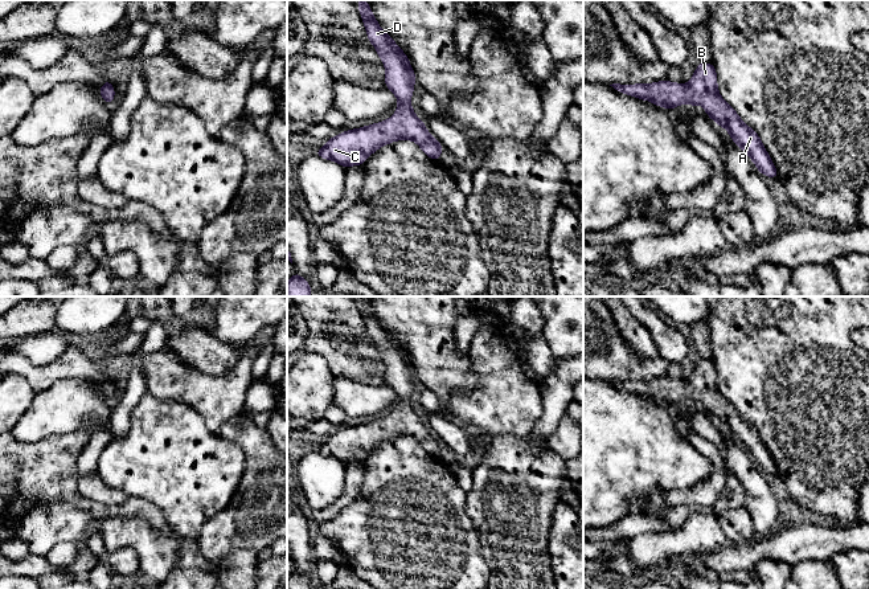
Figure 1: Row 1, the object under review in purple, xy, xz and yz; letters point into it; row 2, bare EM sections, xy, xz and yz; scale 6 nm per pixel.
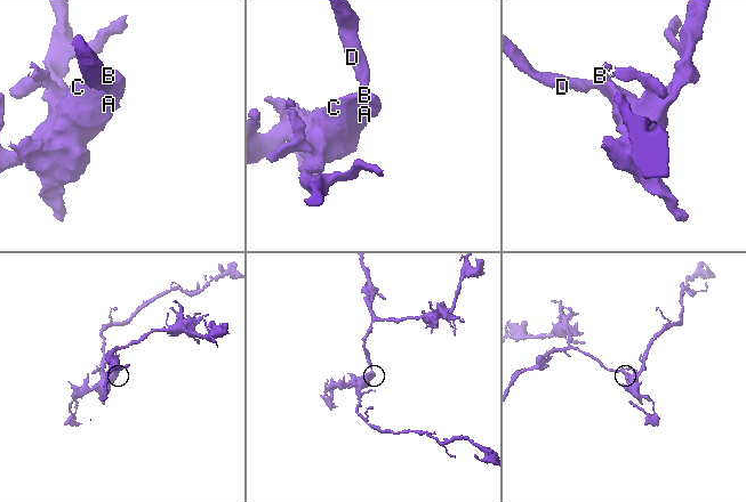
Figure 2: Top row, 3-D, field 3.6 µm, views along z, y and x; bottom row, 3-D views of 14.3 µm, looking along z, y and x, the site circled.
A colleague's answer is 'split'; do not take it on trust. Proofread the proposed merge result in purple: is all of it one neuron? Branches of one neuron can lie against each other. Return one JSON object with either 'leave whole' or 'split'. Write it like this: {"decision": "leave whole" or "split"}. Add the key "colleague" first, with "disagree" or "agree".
{"colleague": "disagree", "decision": "leave whole"}

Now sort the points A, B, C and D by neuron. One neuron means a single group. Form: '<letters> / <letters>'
A B C D

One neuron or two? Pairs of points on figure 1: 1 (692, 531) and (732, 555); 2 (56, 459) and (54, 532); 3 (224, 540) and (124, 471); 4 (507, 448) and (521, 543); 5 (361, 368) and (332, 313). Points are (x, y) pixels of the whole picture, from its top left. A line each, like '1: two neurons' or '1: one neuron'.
1: two neurons
2: two neurons
3: two neurons
4: one neuron
5: one neuron

